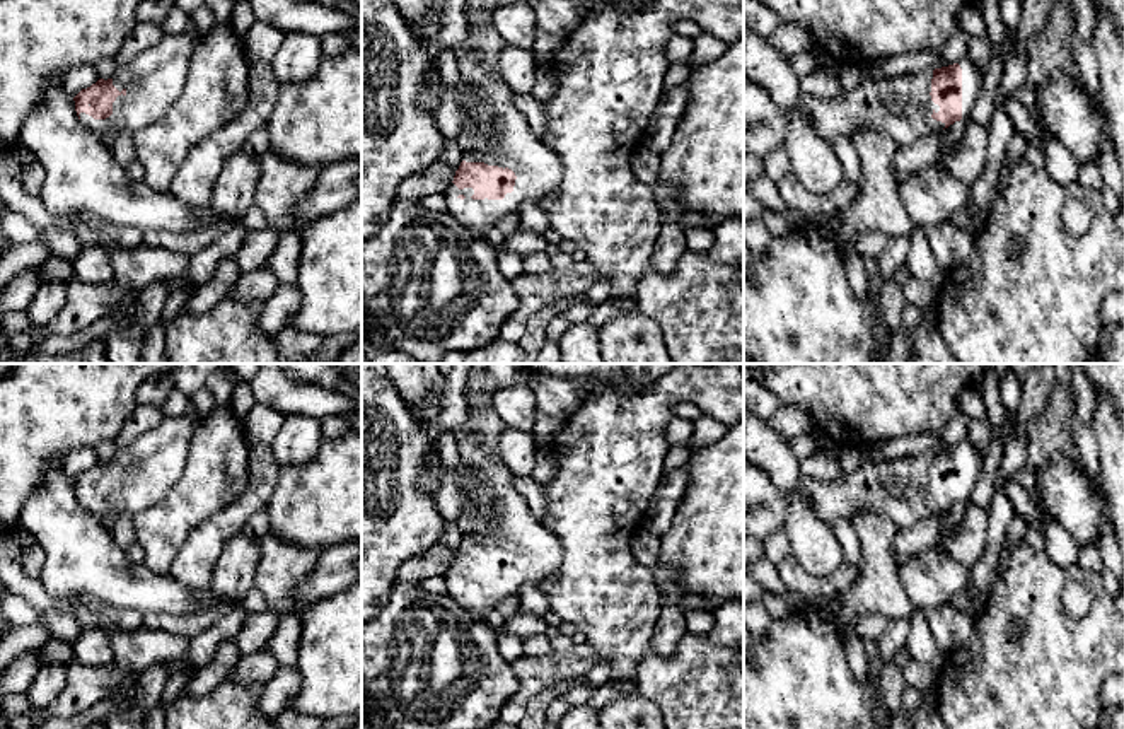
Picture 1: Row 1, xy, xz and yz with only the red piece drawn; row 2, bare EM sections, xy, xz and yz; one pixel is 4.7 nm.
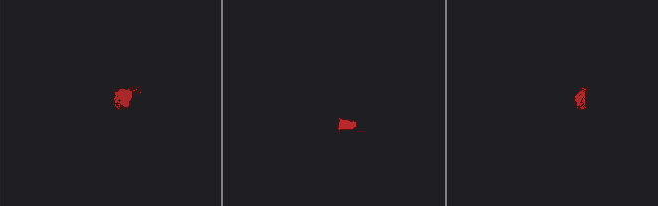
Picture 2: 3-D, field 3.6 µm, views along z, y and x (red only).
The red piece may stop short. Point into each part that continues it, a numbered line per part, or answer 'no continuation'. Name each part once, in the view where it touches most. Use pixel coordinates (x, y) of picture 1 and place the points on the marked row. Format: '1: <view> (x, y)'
1: xz (492, 130)

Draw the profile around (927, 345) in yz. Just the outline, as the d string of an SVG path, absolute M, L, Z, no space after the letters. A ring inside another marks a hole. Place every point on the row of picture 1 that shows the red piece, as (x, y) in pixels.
M926 318L914 328L902 326L901 330L909 338L914 364L957 364L935 321Z

